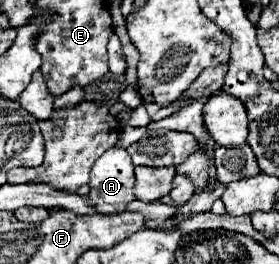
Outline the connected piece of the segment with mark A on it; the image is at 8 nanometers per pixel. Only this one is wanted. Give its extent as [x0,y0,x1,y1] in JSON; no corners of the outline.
[91,148,135,214]

